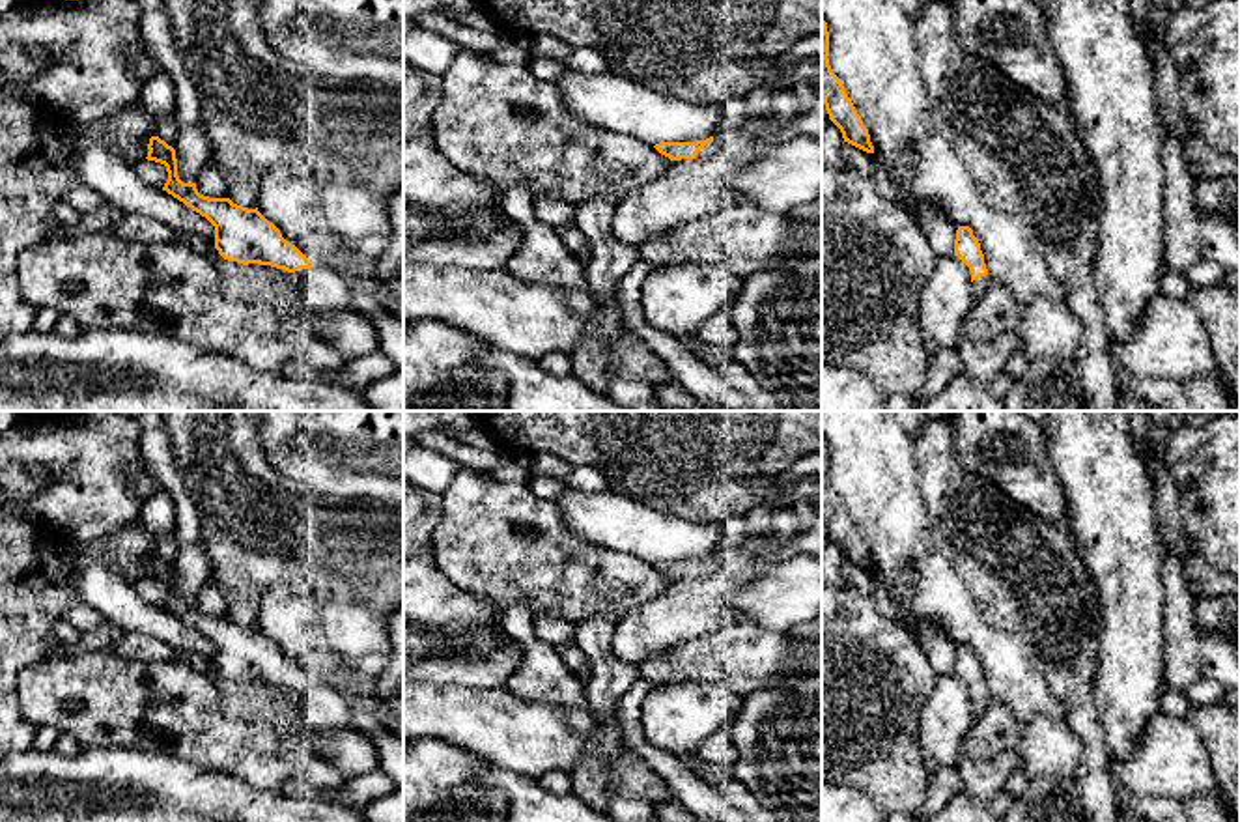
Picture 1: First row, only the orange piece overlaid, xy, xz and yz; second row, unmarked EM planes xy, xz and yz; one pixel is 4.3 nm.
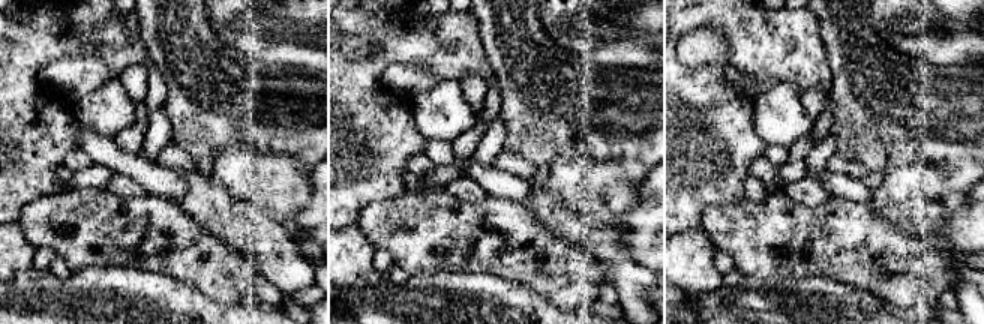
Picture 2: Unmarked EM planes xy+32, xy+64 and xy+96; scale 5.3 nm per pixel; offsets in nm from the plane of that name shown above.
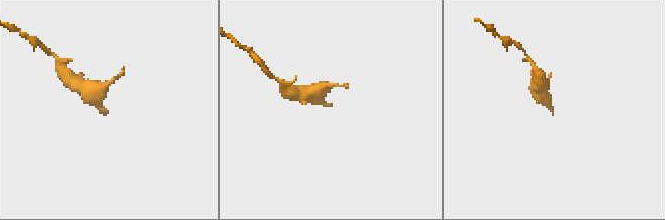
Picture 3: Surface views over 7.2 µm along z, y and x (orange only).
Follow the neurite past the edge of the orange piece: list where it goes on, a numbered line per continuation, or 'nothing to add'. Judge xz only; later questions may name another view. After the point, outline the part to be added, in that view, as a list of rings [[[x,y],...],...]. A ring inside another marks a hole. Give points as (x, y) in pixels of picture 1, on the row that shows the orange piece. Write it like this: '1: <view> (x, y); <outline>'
1: xz (719, 144); [[[725,129],[717,131],[713,135],[713,140],[710,144],[706,144],[698,153],[697,153],[697,159],[704,159],[704,157],[713,157],[717,153],[723,153],[730,149],[730,142],[726,138],[726,133]]]

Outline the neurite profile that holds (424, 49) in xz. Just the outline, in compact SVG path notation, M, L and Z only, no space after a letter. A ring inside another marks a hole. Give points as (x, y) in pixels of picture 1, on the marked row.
M413 28L403 34L403 60L426 73L446 73L454 64L456 49L450 39L431 30Z

